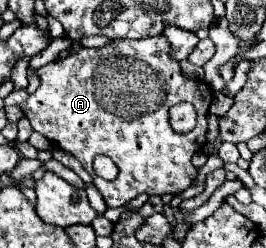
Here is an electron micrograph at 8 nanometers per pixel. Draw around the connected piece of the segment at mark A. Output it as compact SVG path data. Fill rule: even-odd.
M164 36L142 38L142 40L118 40L112 46L104 48L82 48L76 54L70 54L62 60L54 60L40 68L42 84L40 88L28 96L28 100L20 106L24 116L30 120L32 128L56 142L64 152L72 154L84 170L94 178L94 186L102 194L108 208L118 208L138 194L178 194L186 190L196 176L196 168L192 166L192 156L202 150L206 142L206 114L212 102L212 90L202 80L190 80L182 74L180 64L170 56L170 46ZM178 102L194 104L198 112L198 124L194 130L186 134L178 134L172 130L168 120L168 108ZM96 154L106 154L114 160L120 174L116 180L108 182L94 174L92 160Z

